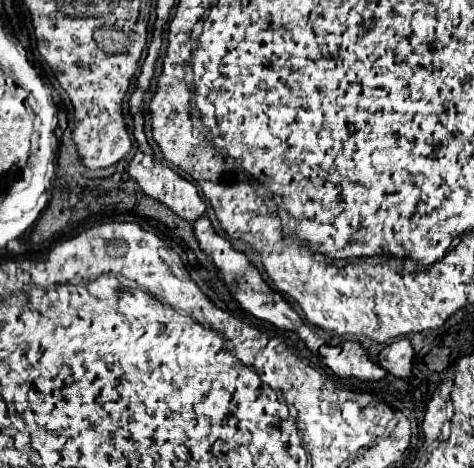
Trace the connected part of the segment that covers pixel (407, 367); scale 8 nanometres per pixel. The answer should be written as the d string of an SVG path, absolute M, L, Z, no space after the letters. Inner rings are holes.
M400 339L400 341L386 345L378 355L380 367L384 367L388 373L392 373L396 377L410 375L412 359L414 359L414 349L412 349L412 343L408 339Z

